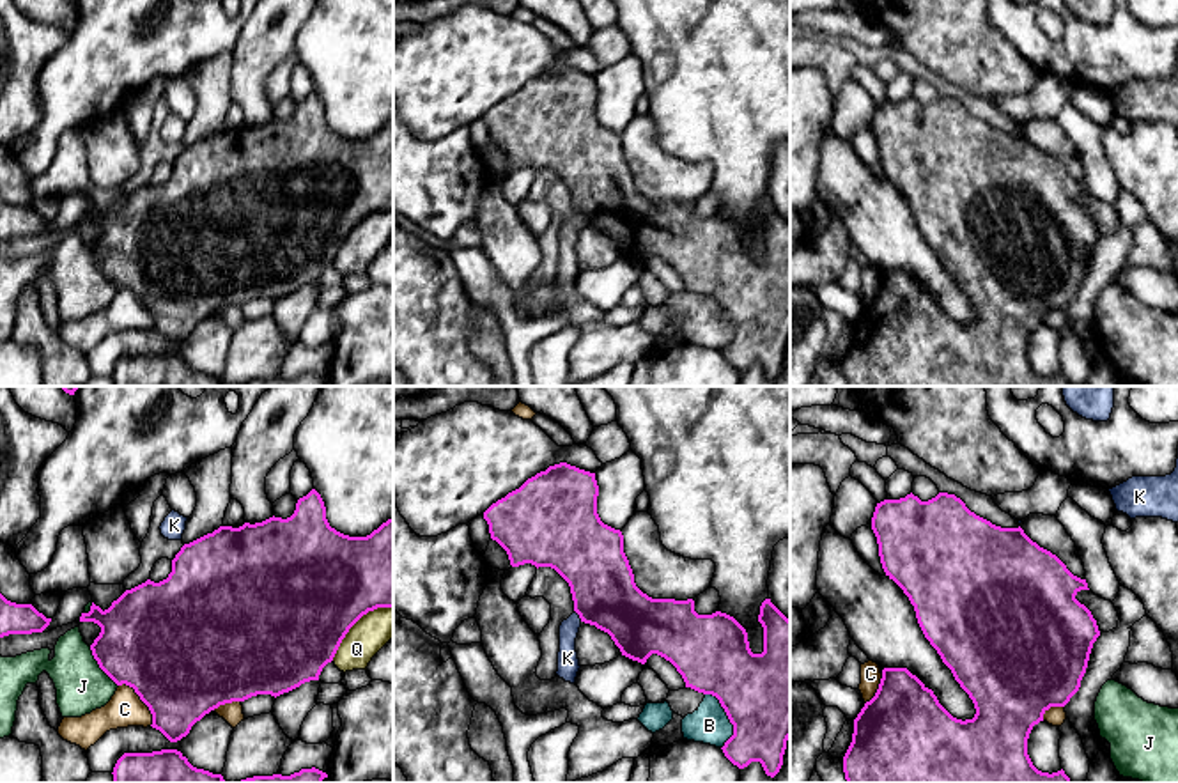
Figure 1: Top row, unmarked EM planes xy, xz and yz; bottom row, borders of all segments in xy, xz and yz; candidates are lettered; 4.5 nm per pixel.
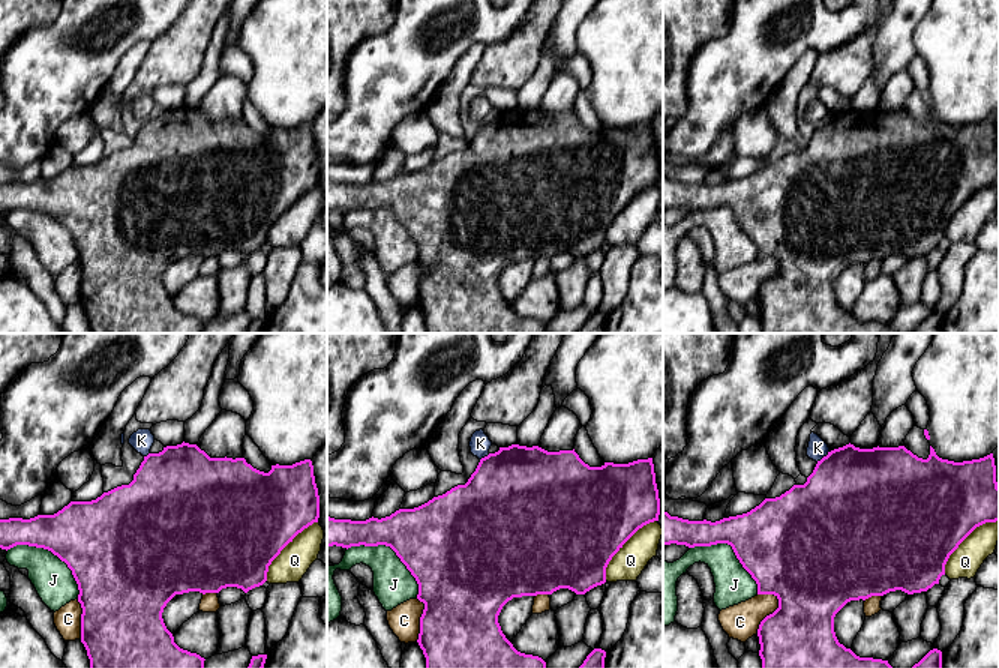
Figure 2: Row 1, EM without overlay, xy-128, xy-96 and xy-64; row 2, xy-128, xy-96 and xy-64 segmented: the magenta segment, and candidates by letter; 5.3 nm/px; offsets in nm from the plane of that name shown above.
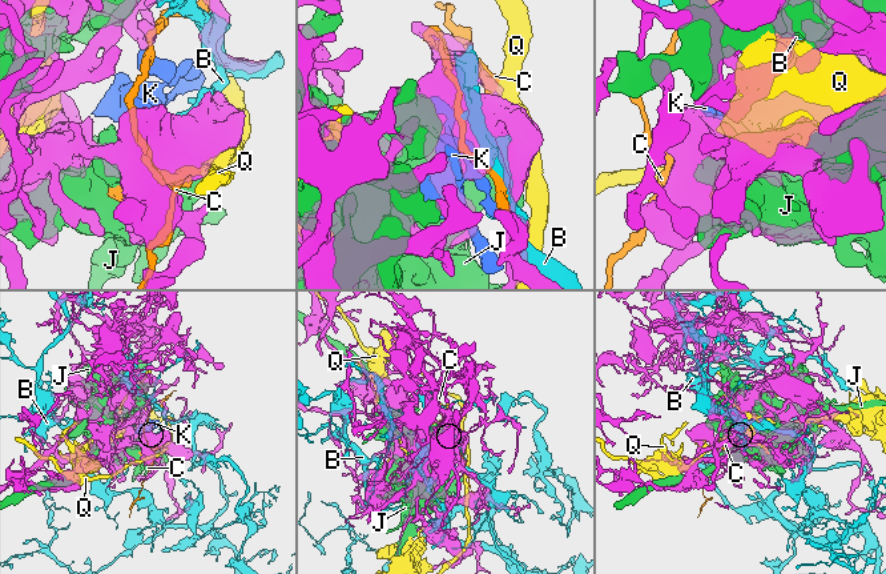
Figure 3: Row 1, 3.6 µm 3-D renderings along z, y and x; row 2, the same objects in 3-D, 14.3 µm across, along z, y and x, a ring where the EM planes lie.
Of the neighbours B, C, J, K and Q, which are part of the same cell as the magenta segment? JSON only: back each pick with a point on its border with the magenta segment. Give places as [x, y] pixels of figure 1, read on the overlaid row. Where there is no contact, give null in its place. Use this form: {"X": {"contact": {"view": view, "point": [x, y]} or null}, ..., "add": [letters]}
{"K": {"contact": {"view": "xz", "point": [578, 613]}}, "add": ["K"]}

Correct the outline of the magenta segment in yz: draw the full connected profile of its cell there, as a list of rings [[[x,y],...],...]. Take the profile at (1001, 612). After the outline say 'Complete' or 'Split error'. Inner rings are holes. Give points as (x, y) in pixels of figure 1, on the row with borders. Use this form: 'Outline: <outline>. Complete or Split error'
Outline: [[[912,492],[884,500],[875,507],[872,530],[886,576],[909,597],[925,638],[969,694],[976,714],[957,719],[907,668],[884,668],[875,696],[854,719],[852,742],[843,756],[847,783],[1072,783],[1063,769],[1052,774],[1038,771],[1027,755],[1027,739],[1050,707],[1065,707],[1079,691],[1100,636],[1091,611],[1075,599],[1081,590],[1089,590],[1086,579],[1073,576],[1020,526],[996,526],[948,492],[928,501]]]. Complete

